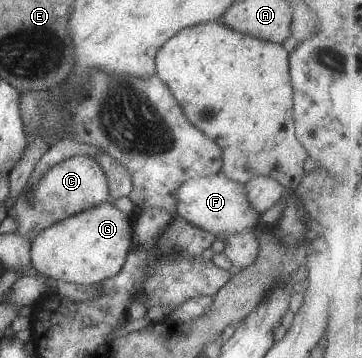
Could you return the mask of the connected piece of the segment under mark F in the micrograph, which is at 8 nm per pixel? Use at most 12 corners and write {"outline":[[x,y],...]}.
{"outline":[[221,172],[186,179],[176,216],[214,236],[252,231],[244,184]]}

